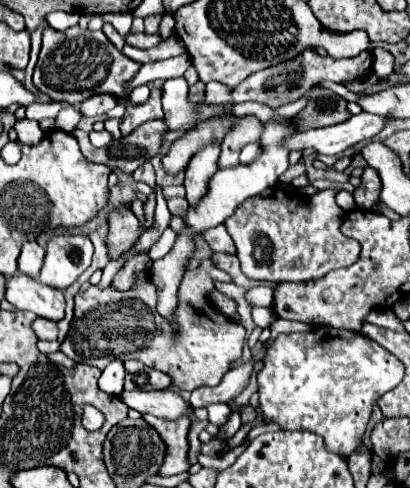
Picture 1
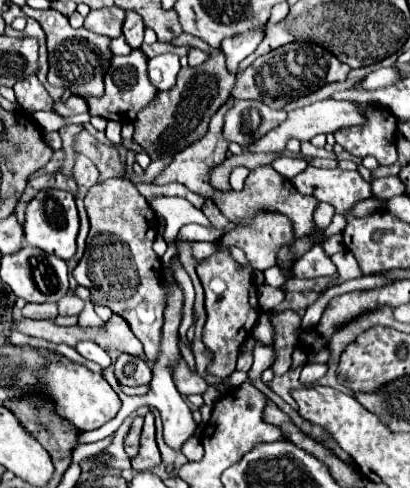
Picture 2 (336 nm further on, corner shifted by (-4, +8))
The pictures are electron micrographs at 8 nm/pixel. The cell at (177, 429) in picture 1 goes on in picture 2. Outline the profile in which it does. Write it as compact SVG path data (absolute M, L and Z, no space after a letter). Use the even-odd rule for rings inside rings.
M148 412L146 414L146 422L144 422L144 430L140 436L140 452L136 458L132 458L132 468L138 472L144 470L152 470L158 464L162 464L162 456L156 444L156 426L154 426L154 414Z

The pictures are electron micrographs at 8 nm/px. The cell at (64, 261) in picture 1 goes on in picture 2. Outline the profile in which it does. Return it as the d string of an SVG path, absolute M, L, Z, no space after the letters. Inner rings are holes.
M40 190L28 204L24 220L24 238L28 244L42 248L48 254L70 260L76 254L76 236L80 230L80 218L76 210L74 196L62 190Z

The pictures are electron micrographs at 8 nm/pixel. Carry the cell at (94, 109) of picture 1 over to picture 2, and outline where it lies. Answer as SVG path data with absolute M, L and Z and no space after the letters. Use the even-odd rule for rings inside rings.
M70 96L64 104L62 102L54 102L54 110L60 116L74 116L74 114L80 114L80 112L88 112L88 104L80 96Z

